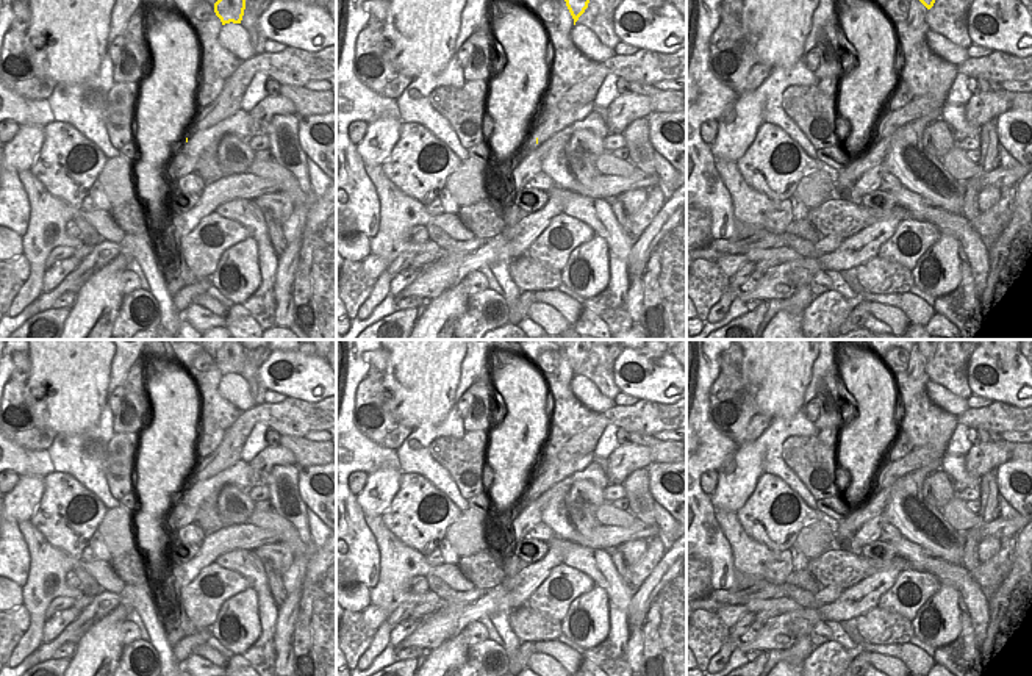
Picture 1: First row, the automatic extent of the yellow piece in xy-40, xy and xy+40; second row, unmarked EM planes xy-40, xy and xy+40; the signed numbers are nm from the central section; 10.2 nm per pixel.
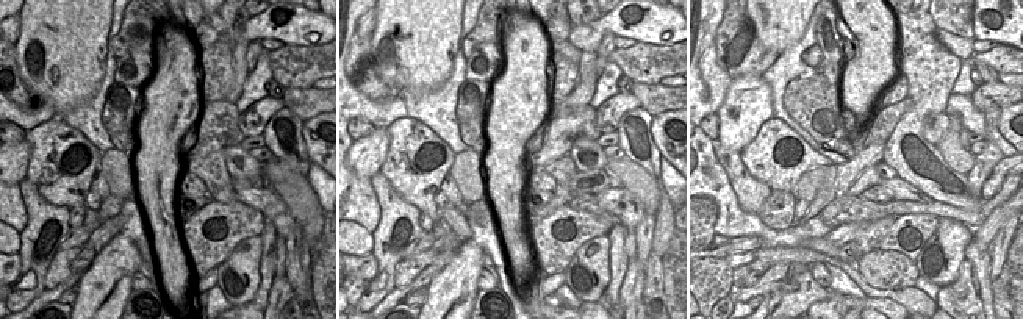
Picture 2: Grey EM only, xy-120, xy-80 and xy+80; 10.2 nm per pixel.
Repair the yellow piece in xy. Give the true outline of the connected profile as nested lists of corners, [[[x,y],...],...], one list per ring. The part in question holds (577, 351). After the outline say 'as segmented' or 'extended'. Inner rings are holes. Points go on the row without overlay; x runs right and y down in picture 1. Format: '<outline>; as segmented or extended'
[[[572,340],[566,347],[566,357],[574,369],[574,376],[579,371],[579,368],[585,363],[588,358],[589,349],[591,349],[593,340]]]; as segmented

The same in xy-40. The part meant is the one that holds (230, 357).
[[[225,340],[224,346],[214,354],[214,363],[225,374],[241,374],[245,360],[245,349],[239,340]]]; as segmented

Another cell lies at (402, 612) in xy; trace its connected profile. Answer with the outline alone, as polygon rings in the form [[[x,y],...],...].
[[[402,602],[389,617],[388,623],[391,627],[396,627],[400,621],[407,620],[410,617],[410,612],[413,610],[414,604],[411,602]]]

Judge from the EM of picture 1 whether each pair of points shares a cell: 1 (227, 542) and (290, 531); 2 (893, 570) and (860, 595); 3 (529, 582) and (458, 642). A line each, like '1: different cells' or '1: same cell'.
1: different cells
2: same cell
3: different cells

